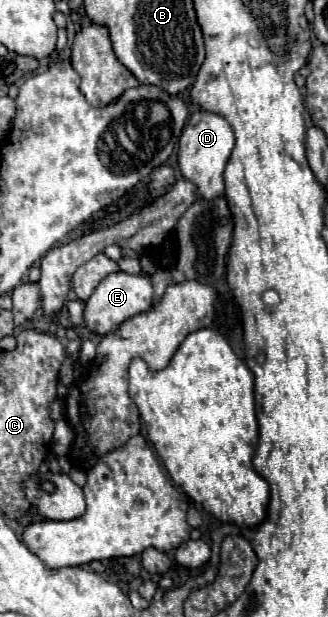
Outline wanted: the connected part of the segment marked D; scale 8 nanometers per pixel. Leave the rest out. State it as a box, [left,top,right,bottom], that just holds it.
[177,110,235,200]

